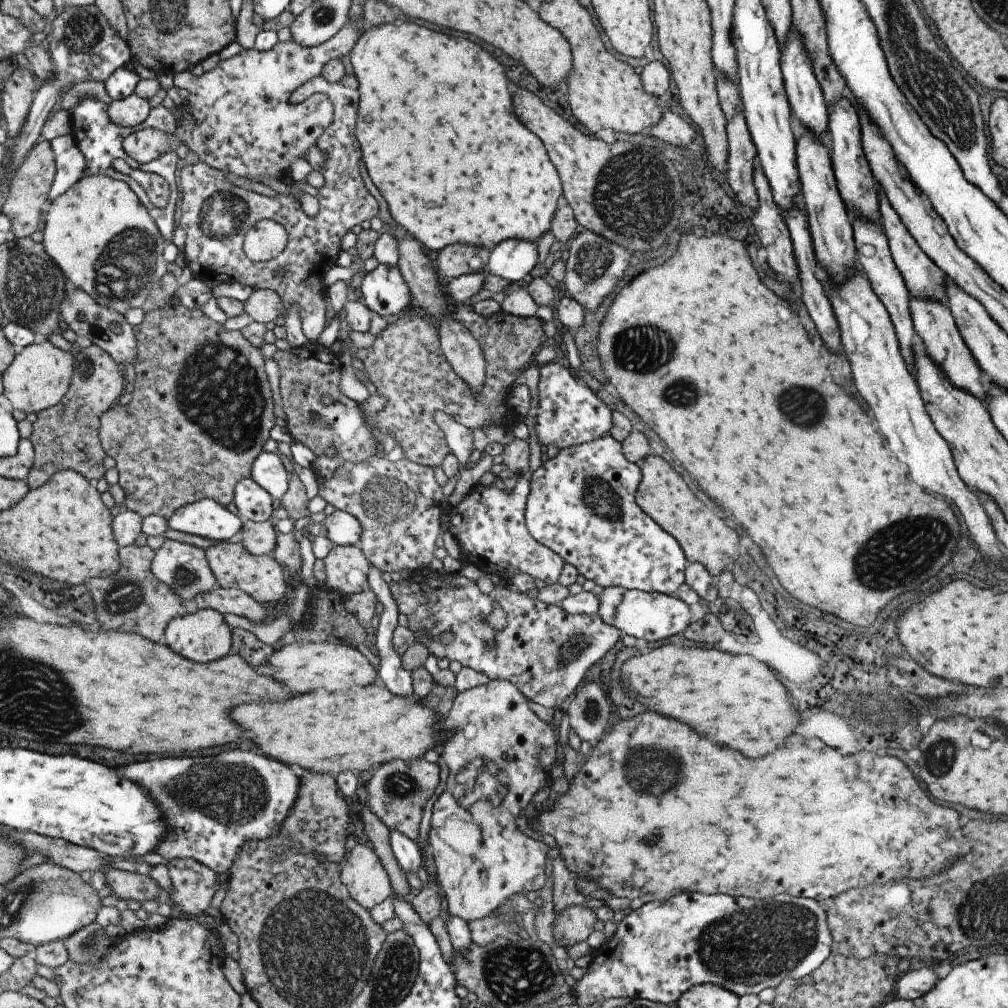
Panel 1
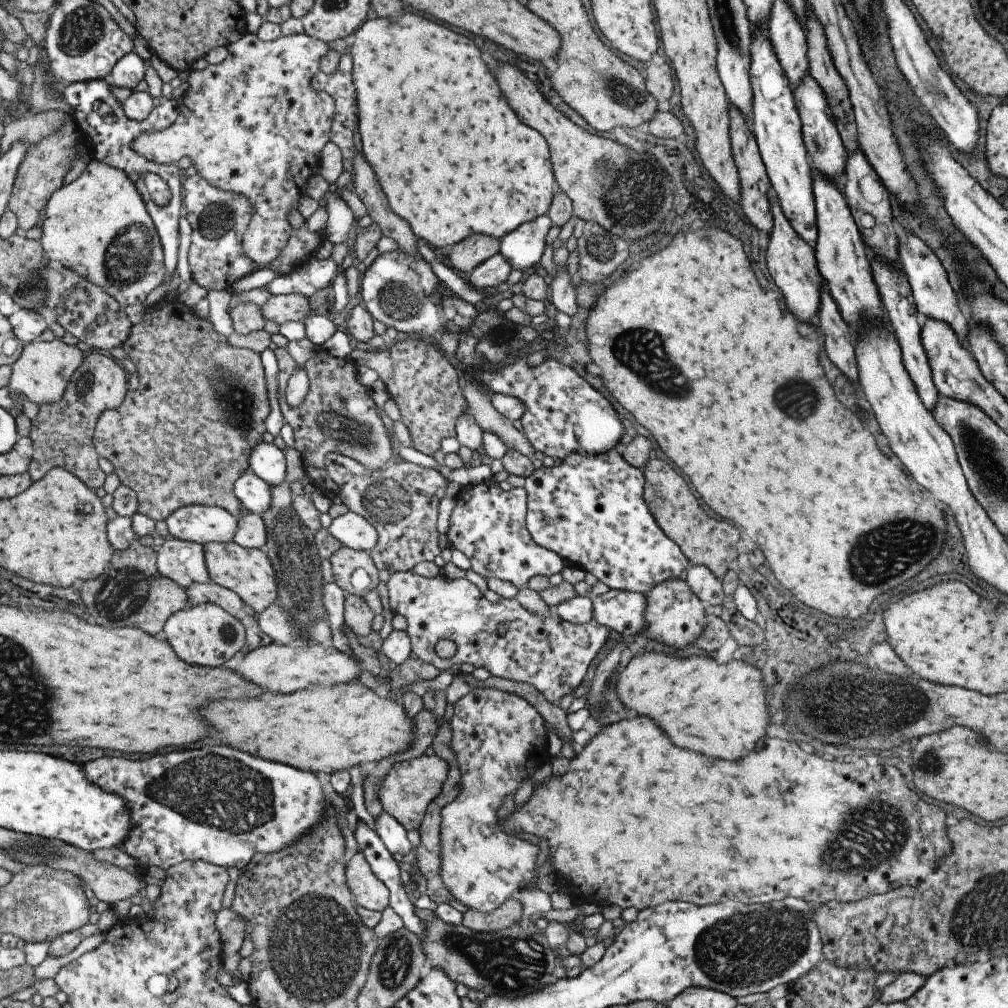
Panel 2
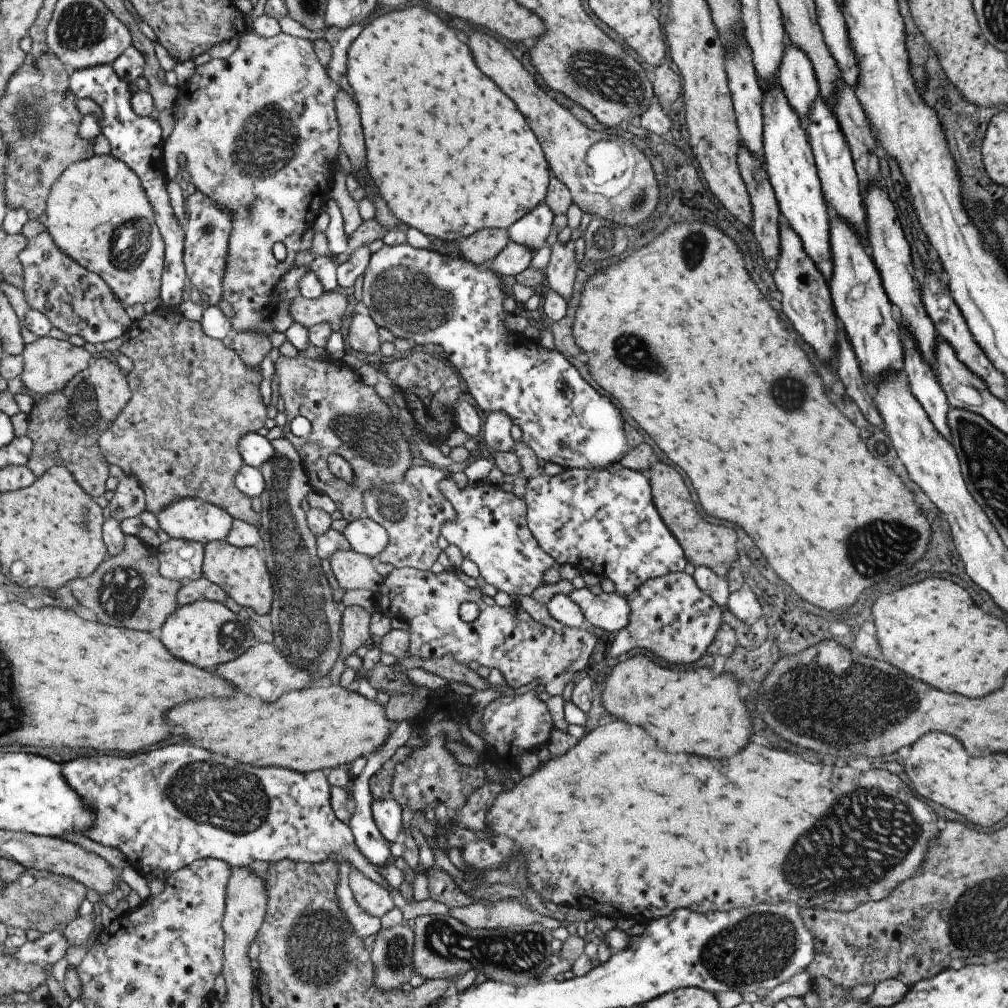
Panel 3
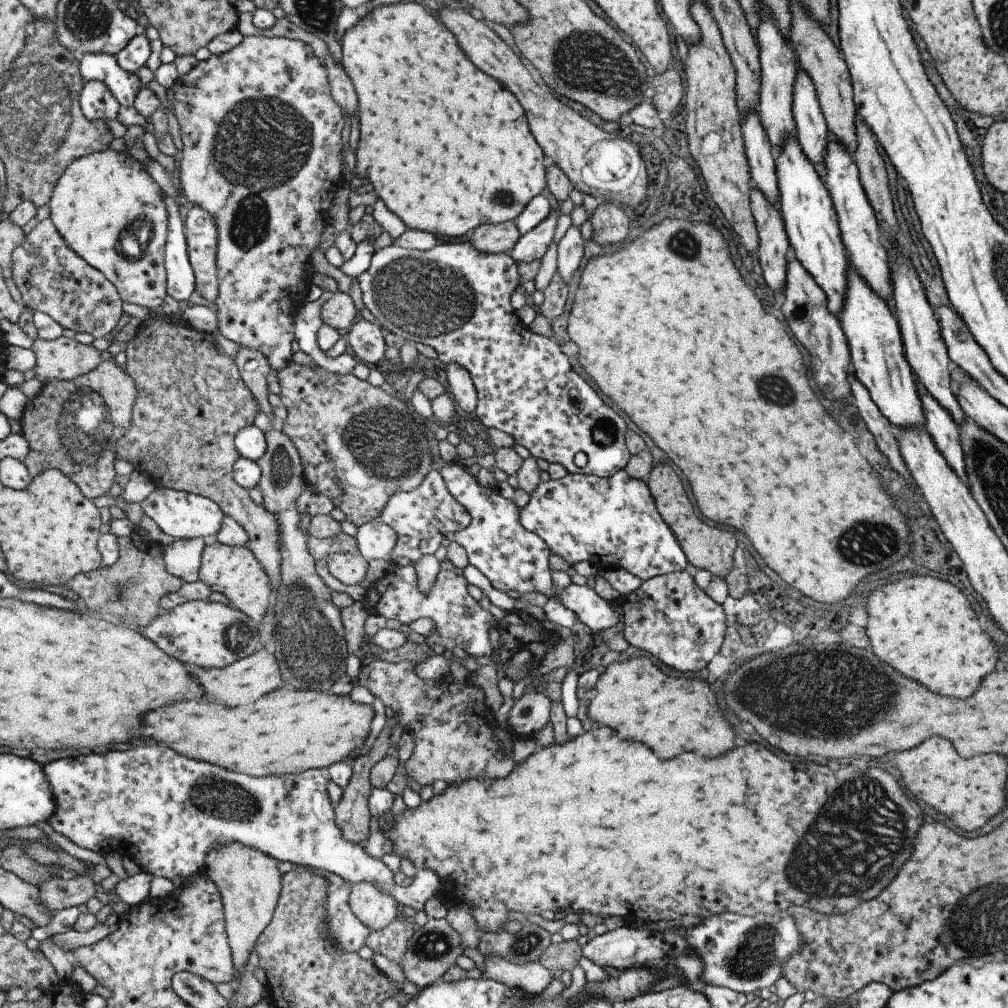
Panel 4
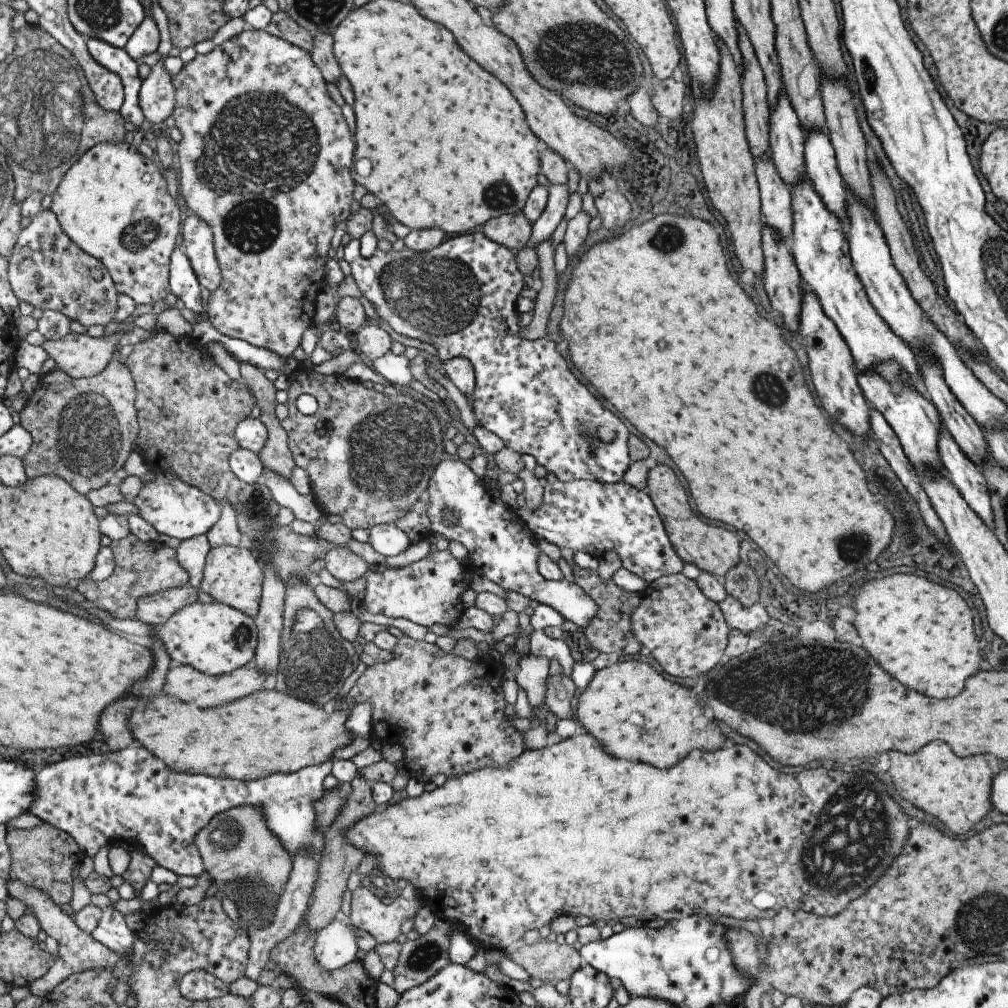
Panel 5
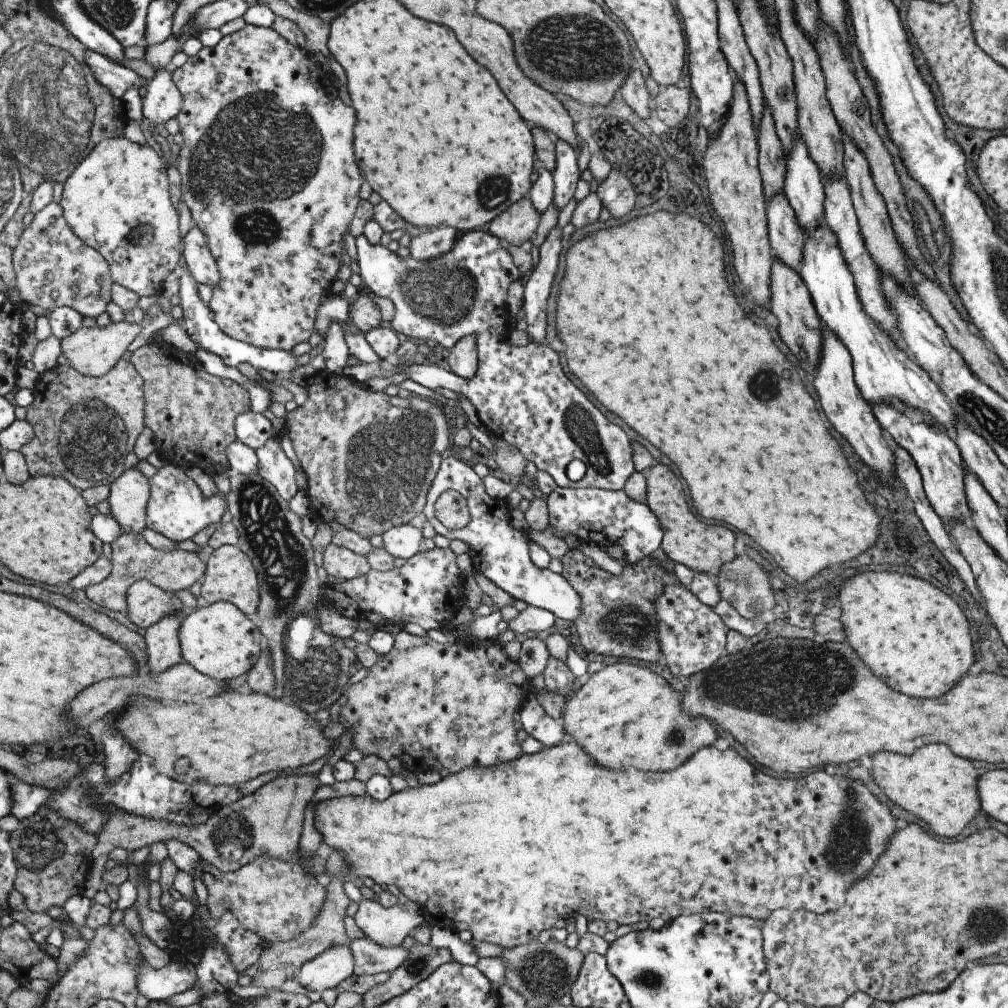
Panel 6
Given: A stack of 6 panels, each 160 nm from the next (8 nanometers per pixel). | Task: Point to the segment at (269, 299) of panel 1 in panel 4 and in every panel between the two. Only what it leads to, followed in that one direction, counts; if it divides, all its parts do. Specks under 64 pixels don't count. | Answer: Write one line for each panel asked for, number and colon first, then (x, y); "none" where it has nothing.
2: (292, 307)
3: (327, 308)
4: (338, 312)

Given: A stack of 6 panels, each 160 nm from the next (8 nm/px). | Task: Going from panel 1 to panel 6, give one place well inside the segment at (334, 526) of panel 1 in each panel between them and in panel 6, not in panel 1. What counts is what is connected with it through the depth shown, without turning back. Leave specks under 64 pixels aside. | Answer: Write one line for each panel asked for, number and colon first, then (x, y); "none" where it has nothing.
2: (350, 530)
3: (365, 536)
4: (374, 539)
5: (387, 540)
6: (402, 541)

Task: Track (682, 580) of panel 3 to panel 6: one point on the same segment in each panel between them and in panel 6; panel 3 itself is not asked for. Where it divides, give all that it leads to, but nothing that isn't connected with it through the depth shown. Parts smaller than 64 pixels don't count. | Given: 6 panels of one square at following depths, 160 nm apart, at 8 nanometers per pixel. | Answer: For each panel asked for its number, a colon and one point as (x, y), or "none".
4: (669, 616)
5: (685, 632)
6: (692, 637)

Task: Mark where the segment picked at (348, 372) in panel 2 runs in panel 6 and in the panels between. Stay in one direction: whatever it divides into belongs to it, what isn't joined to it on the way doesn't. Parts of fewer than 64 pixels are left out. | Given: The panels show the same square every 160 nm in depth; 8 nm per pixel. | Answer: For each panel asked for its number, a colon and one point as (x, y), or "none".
3: (347, 418)
4: (358, 446)
5: (369, 456)
6: (369, 458)

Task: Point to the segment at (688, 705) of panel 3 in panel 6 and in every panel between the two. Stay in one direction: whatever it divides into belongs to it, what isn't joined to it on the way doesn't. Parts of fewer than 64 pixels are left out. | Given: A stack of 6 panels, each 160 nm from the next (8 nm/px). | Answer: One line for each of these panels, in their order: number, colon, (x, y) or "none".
4: (632, 697)
5: (634, 713)
6: (624, 716)

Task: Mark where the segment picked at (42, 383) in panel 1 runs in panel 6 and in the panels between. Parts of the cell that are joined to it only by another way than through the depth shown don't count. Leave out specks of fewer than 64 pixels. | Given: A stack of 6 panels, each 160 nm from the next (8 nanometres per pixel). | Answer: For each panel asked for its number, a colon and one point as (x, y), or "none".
2: (42, 374)
3: (50, 364)
4: (64, 358)
5: (81, 355)
6: (94, 351)

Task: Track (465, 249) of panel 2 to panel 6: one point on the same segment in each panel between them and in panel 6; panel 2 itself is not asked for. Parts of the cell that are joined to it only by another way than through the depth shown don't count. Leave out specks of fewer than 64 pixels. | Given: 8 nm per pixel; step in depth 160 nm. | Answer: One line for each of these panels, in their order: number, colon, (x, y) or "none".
3: (484, 244)
4: (500, 237)
5: (512, 230)
6: (516, 224)

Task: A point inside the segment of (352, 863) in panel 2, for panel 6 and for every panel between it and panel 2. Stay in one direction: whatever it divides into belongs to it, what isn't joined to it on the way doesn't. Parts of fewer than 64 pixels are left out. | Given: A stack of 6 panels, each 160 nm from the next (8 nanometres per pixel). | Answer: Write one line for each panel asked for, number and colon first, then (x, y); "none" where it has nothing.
3: (373, 899)
4: (375, 910)
5: (384, 923)
6: (387, 927)

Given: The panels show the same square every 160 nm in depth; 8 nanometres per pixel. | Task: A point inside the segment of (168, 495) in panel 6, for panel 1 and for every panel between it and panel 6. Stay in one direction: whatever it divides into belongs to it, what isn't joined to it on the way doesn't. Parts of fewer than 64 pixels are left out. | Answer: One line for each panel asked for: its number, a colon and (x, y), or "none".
1: (207, 518)
2: (200, 524)
3: (192, 519)
4: (179, 514)
5: (171, 506)

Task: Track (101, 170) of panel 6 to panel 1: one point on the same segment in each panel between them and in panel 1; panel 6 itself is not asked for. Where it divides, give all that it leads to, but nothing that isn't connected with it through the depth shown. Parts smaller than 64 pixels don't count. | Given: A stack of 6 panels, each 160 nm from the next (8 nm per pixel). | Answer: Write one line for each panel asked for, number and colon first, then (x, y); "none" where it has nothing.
1: (99, 233)
2: (97, 226)
3: (98, 213)
4: (108, 209)
5: (113, 203)

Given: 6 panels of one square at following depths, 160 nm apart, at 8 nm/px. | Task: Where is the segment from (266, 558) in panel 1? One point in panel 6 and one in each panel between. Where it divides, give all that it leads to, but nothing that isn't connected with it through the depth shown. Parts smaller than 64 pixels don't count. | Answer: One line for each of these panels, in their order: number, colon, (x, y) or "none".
2: (248, 573)
3: (239, 571)
4: (234, 572)
5: (232, 575)
6: (229, 575)

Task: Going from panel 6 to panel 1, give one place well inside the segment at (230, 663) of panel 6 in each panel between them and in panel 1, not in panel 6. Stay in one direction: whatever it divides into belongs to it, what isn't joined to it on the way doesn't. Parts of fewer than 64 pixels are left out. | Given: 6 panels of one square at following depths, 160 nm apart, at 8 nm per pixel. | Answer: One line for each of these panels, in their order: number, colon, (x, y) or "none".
1: (201, 635)
2: (205, 635)
3: (204, 633)
4: (211, 635)
5: (214, 638)

